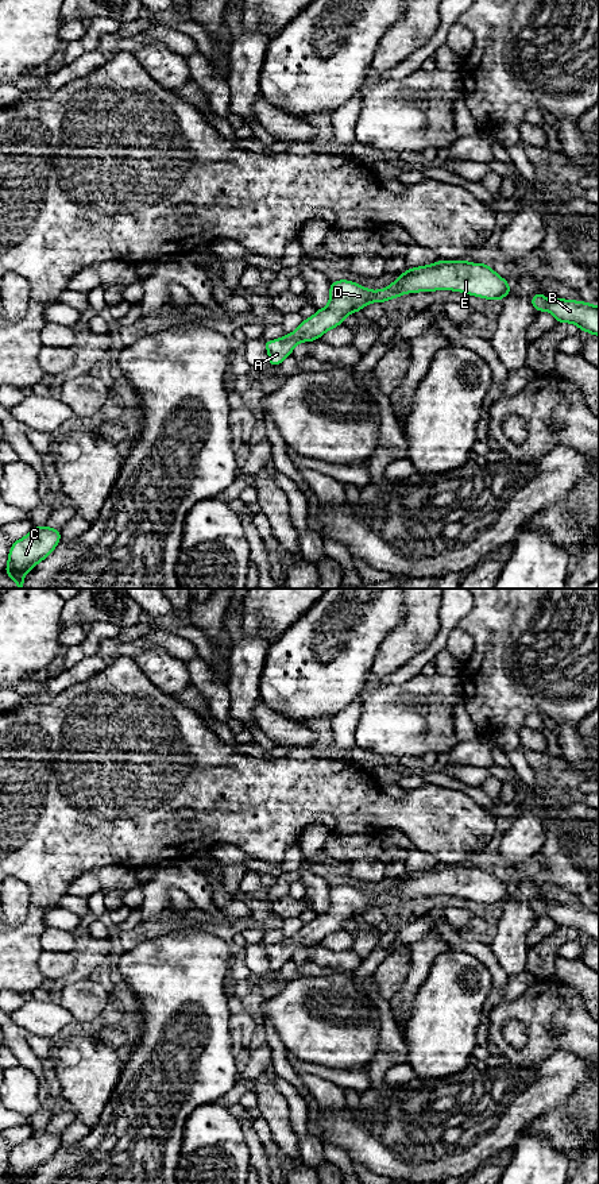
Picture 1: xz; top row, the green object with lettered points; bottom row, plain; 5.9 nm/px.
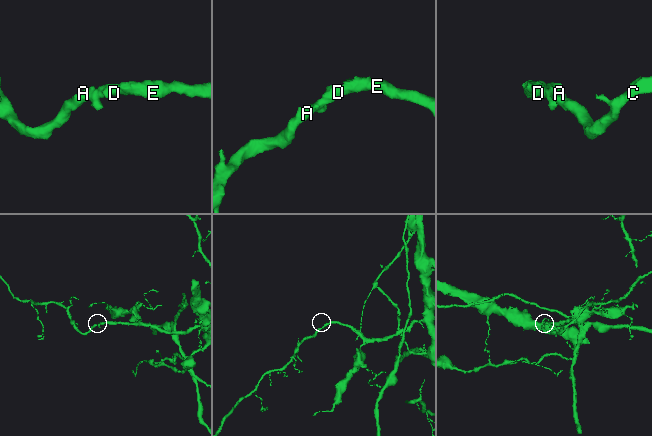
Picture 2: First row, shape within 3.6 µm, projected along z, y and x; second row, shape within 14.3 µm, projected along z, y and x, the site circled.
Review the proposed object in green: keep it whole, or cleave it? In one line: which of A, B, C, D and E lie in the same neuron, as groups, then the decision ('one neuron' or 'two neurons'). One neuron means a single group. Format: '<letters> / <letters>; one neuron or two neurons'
A B C D E; one neuron

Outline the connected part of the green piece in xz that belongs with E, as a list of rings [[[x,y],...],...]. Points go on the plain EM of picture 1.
[[[438,865],[399,879],[386,894],[370,895],[356,887],[339,884],[331,887],[329,909],[304,923],[291,938],[275,945],[263,945],[268,957],[268,972],[279,971],[301,946],[320,944],[326,936],[343,930],[344,923],[362,915],[370,907],[398,903],[405,898],[455,895],[492,906],[503,905],[511,890],[490,869],[468,865]]]

